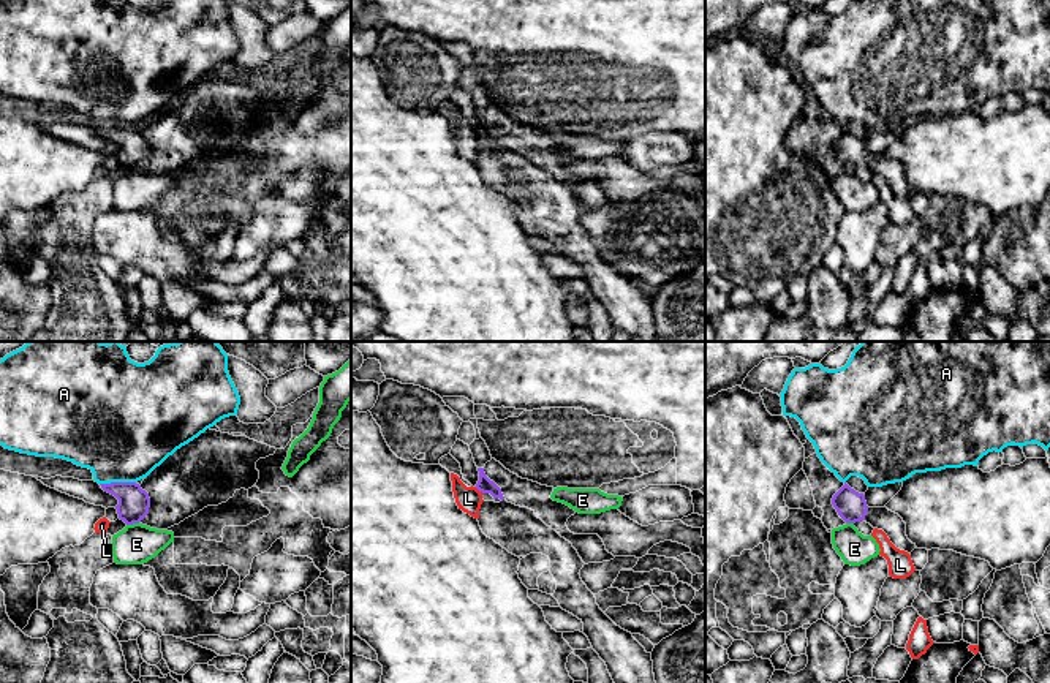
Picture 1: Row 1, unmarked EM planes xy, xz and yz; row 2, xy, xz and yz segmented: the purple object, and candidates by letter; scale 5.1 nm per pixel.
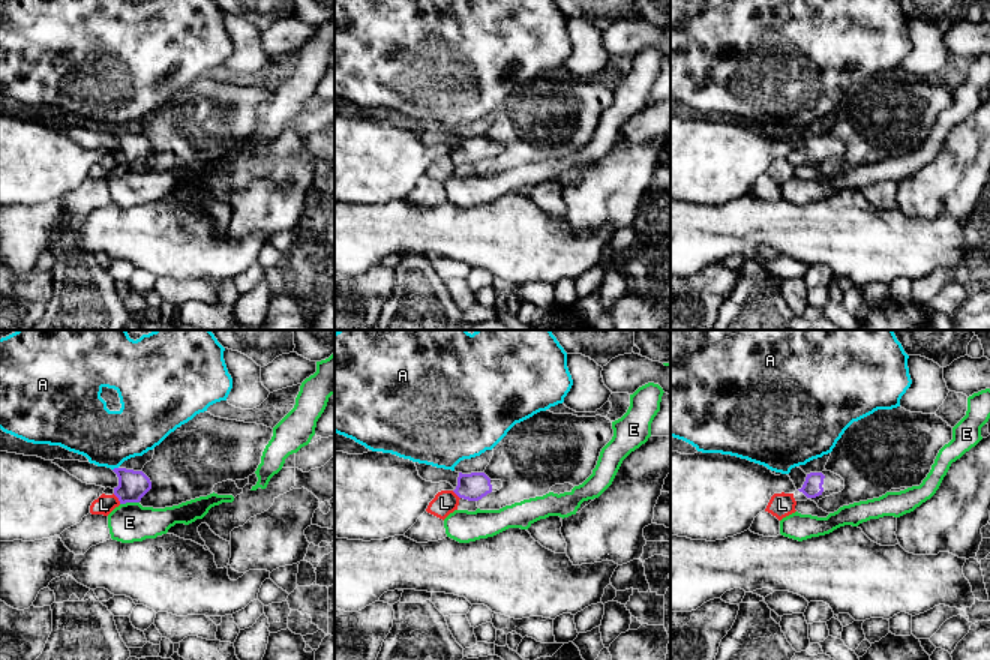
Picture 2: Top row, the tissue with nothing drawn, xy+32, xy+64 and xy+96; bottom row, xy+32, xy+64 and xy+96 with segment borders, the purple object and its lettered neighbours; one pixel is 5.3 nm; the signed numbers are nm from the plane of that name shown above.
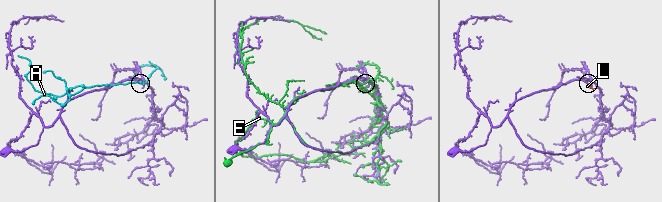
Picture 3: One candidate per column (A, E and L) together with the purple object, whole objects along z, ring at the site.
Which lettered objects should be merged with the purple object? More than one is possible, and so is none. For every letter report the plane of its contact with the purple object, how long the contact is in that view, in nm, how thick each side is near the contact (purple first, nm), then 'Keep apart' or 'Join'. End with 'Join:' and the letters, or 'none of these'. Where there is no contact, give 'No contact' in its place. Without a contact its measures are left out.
A: Touches purple in xy. Shared border 180 nm. Thickness 160 nm (purple) against 480 nm. Keep apart
E: Touches purple in xy. Shared border 70 nm. Thickness 160 nm (purple) against 200 nm. Keep apart
L: Touches purple in xz. Shared border 50 nm. Thickness 80 nm (purple) against 130 nm. Keep apart
Join: none of these

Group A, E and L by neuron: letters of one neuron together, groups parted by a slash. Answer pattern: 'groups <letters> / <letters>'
groups A / E / L

